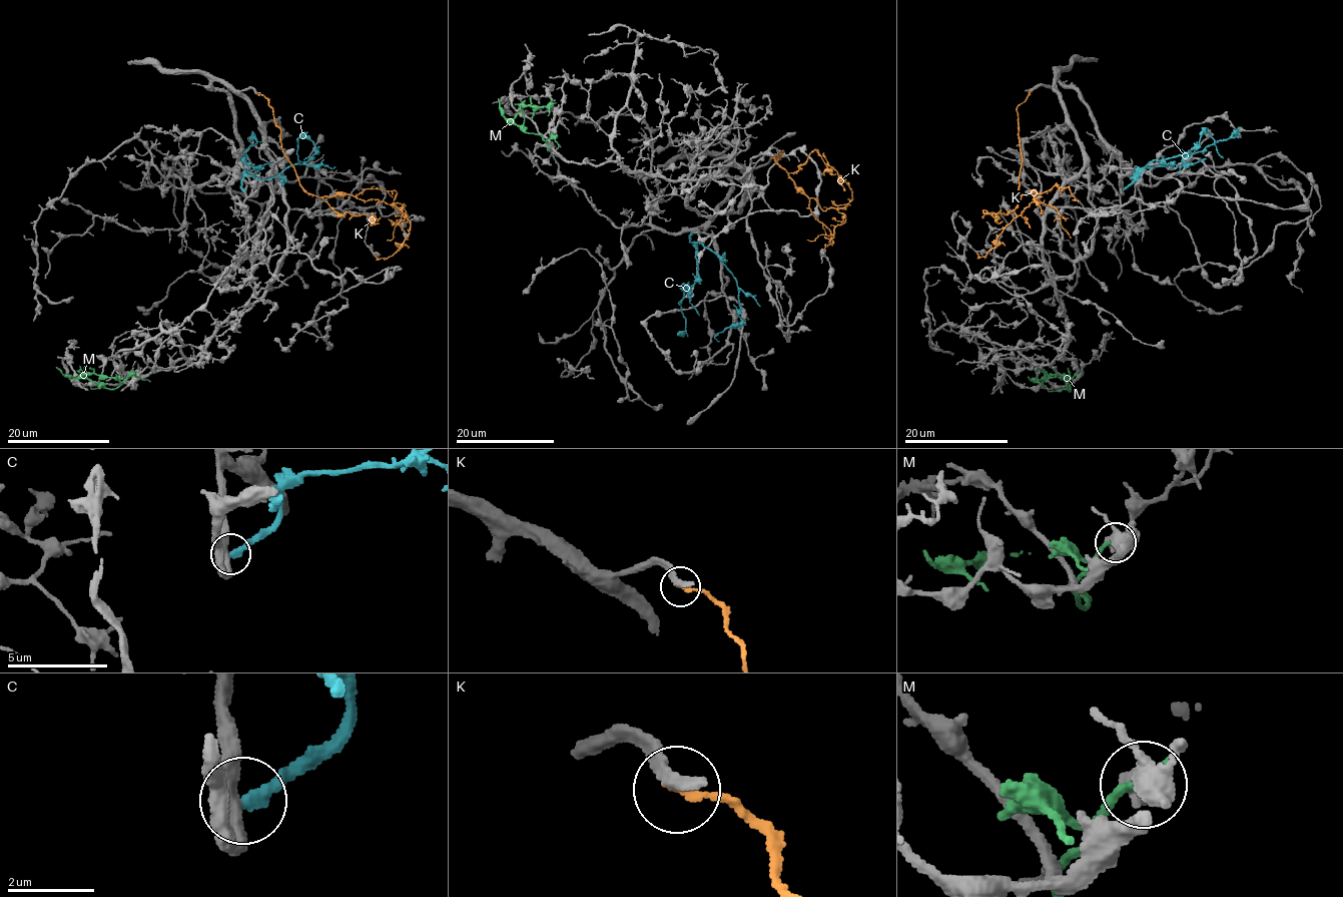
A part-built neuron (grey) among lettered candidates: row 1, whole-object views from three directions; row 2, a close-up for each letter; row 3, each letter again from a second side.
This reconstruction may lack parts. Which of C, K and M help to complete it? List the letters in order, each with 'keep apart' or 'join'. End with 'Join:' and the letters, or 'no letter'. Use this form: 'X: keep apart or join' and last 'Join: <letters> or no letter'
C: keep apart
K: keep apart
M: keep apart
Join: no letter

